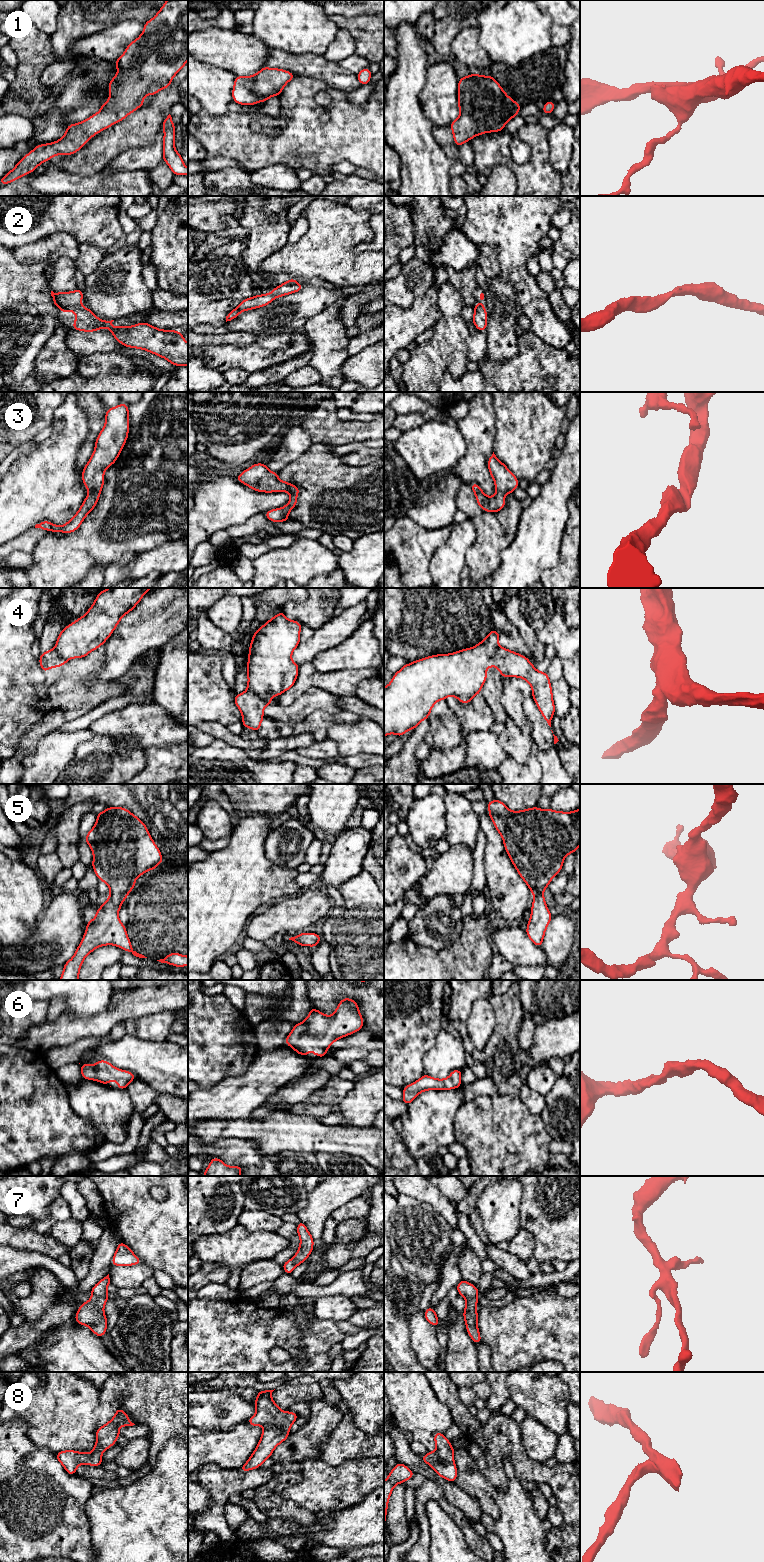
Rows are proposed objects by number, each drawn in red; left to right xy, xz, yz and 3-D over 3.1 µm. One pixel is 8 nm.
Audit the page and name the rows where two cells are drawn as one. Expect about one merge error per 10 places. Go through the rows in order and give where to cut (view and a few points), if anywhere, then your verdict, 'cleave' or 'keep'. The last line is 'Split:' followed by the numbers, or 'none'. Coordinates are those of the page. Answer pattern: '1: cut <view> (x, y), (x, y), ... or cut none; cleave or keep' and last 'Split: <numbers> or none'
1: cut none; keep
2: cut none; keep
3: cut none; keep
4: cut none; keep
5: cut none; keep
6: cut none; keep
7: cut none; keep
8: cut none; keep
Split: none

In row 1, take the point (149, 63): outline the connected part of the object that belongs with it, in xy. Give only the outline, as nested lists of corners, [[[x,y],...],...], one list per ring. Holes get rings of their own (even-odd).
[[[167,0],[158,13],[151,20],[144,23],[142,34],[136,40],[132,41],[127,46],[125,52],[115,61],[118,72],[108,84],[110,91],[109,100],[101,106],[100,111],[82,122],[69,124],[64,136],[58,141],[37,145],[32,151],[25,155],[10,172],[0,179],[0,184],[8,184],[22,176],[32,173],[41,163],[52,159],[56,154],[72,155],[76,153],[97,133],[122,121],[130,113],[143,106],[143,99],[146,95],[150,94],[151,96],[154,96],[161,89],[168,88],[174,76],[185,66],[187,60],[188,0]]]

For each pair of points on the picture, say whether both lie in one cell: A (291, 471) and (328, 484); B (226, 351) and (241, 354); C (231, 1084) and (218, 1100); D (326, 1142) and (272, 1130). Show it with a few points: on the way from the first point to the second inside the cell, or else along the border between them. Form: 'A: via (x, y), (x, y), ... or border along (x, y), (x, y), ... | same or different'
A: via (300, 473), (317, 473), (319, 475) | same
B: via (230, 354), (237, 354) | same
C: via (230, 1088), (222, 1096) | same
D: via (313, 1137), (304, 1133), (285, 1132) | same

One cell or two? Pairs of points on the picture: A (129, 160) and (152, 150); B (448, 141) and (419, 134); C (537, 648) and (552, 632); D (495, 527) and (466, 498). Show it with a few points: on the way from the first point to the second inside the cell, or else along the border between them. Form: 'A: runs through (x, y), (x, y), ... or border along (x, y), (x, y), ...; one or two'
A: runs through (135, 158), (144, 158), (146, 156); one
B: border along (433, 126), (434, 139), (448, 157); two
C: border along (536, 632), (537, 638), (545, 646); two
D: runs through (487, 523), (470, 506); one

